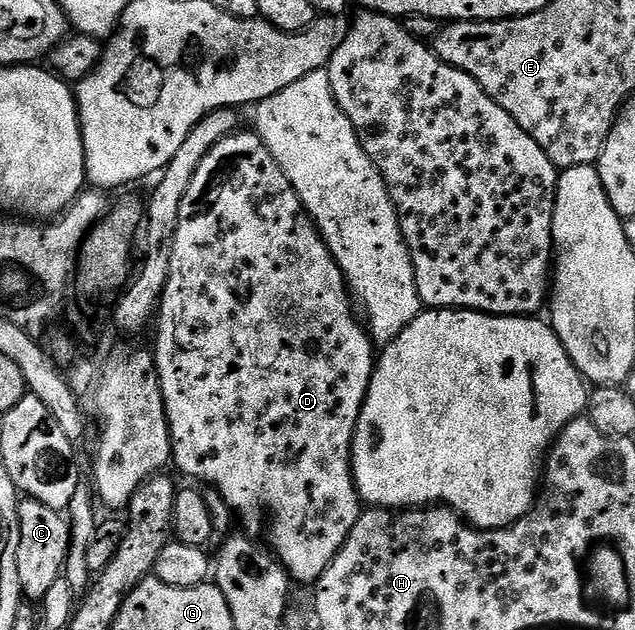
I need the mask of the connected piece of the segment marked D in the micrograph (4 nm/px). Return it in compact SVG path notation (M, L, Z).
M238 131L215 143L207 159L199 163L195 179L191 179L191 187L187 187L187 195L183 195L169 264L169 282L161 296L159 316L155 321L155 360L169 420L169 434L173 440L172 464L177 464L187 476L202 481L197 482L202 486L217 489L234 514L240 520L242 517L247 524L257 525L265 516L269 516L269 548L281 560L281 565L296 584L298 581L301 585L313 587L323 571L327 571L343 543L347 543L347 535L351 535L363 512L363 502L353 478L353 436L373 378L375 342L359 317L357 322L353 314L355 301L349 291L349 282L345 280L345 272L331 255L287 175L283 175L279 163L275 163L256 132L248 132Z

